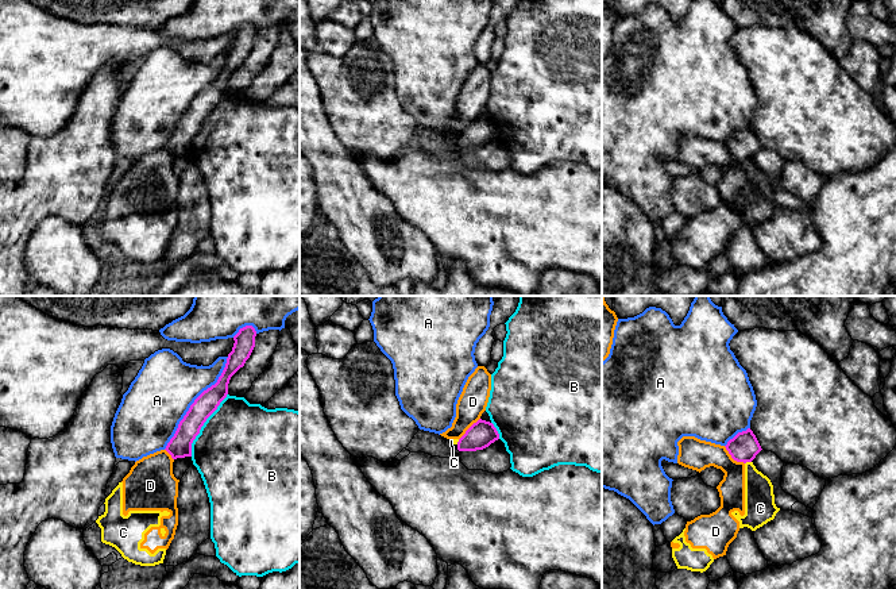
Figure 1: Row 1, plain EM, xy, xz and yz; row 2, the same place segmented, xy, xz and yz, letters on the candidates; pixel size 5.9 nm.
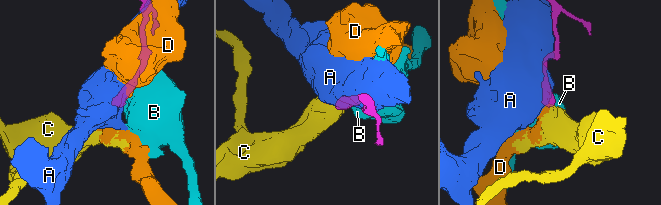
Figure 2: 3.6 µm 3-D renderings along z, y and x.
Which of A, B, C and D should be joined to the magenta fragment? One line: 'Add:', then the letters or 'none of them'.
Add: none of them

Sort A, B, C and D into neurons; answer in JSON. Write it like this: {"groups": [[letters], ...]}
{"groups": [["A"], ["B"], ["C", "D"]]}

